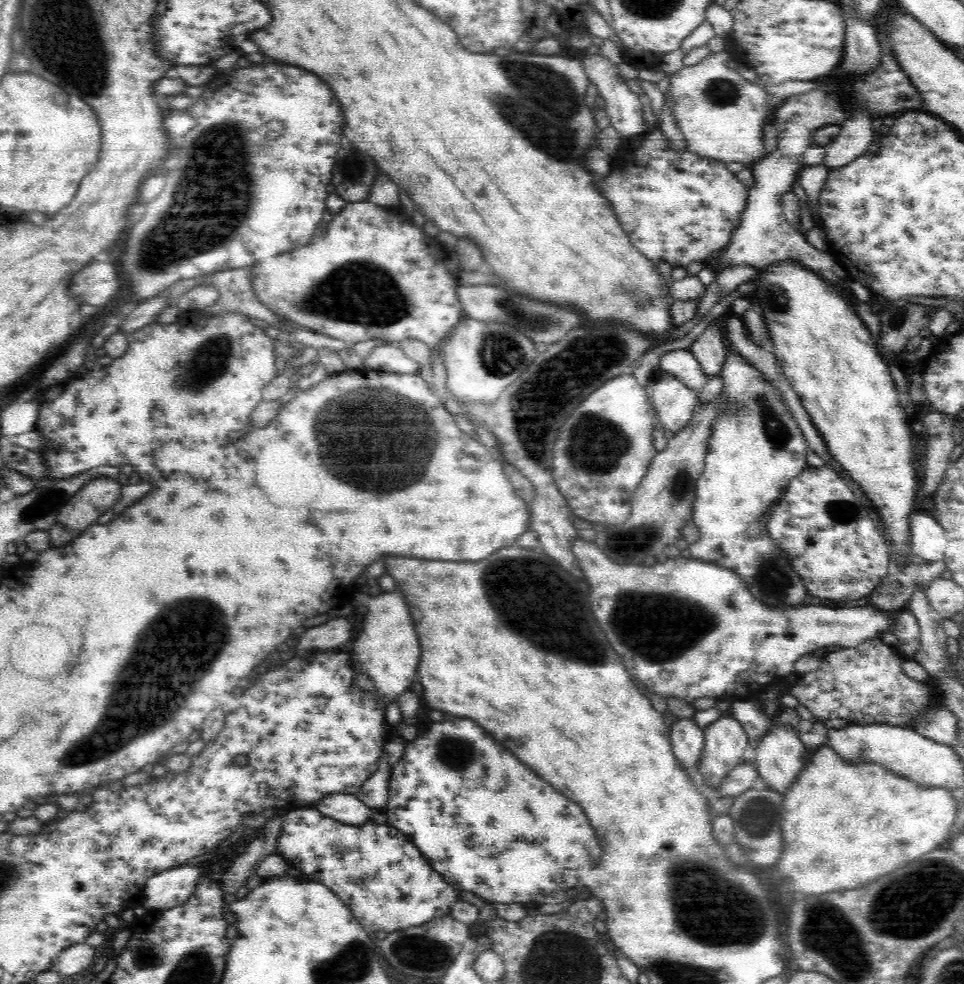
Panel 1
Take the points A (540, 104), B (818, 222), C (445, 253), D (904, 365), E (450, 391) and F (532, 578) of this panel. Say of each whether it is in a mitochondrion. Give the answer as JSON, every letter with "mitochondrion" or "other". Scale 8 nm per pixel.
{"A":"mitochondrion","B":"other","C":"other","D":"other","E":"other","F":"mitochondrion"}

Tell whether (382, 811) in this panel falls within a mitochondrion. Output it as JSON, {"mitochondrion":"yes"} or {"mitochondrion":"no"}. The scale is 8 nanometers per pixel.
{"mitochondrion":"no"}

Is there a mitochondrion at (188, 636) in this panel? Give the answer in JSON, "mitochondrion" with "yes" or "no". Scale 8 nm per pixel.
{"mitochondrion":"yes"}

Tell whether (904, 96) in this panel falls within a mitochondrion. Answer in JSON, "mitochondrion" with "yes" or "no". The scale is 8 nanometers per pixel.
{"mitochondrion":"yes"}

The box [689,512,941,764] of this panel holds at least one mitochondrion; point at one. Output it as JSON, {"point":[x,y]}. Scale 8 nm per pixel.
{"point":[772,578]}

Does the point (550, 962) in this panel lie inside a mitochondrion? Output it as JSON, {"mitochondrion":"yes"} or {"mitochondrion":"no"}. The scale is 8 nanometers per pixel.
{"mitochondrion":"yes"}

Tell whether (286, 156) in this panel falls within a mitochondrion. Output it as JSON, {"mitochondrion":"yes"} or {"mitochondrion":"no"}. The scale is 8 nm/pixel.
{"mitochondrion":"no"}

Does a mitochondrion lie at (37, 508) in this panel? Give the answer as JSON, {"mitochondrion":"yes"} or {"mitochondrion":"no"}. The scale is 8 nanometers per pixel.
{"mitochondrion":"yes"}

